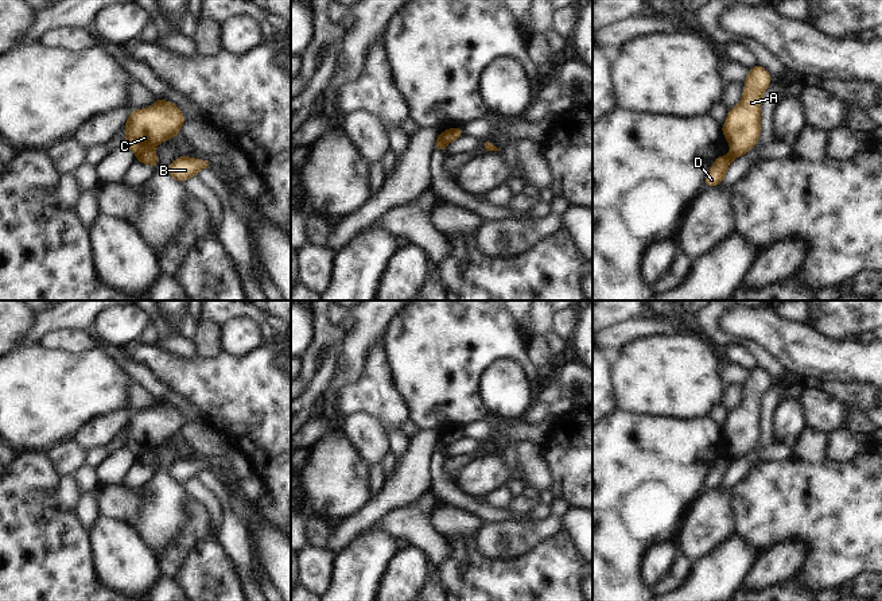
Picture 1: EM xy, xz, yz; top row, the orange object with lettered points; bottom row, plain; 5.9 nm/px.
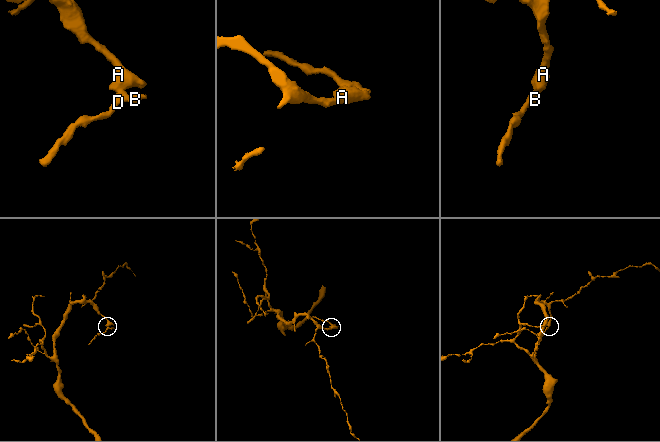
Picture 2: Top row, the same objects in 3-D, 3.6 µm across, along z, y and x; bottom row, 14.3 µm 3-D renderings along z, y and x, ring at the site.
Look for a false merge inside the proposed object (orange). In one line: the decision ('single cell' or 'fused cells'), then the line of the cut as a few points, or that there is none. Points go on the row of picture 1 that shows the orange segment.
fused cells; cut xy (152, 148), (144, 148), (136, 155)

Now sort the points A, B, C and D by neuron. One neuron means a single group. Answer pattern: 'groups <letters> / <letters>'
groups A C / B D

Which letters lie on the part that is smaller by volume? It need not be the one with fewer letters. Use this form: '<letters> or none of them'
B, D

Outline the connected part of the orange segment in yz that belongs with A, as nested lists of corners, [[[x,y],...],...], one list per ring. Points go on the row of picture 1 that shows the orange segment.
[[[754,66],[746,78],[741,102],[728,109],[722,133],[728,140],[735,158],[755,147],[761,125],[761,100],[770,85],[770,74],[762,66]]]

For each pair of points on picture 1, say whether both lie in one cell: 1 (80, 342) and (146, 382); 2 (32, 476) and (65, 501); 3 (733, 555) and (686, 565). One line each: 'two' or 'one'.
1: two
2: two
3: two

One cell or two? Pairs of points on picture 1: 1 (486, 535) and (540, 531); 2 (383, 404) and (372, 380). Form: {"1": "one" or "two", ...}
{"1": "one", "2": "one"}

